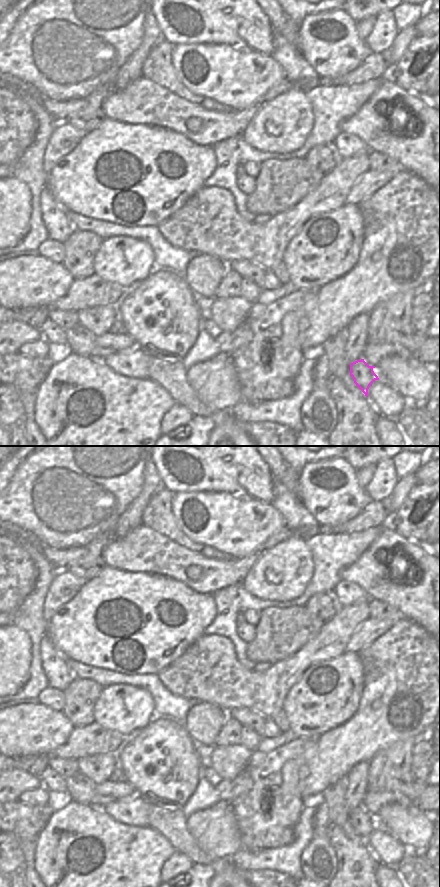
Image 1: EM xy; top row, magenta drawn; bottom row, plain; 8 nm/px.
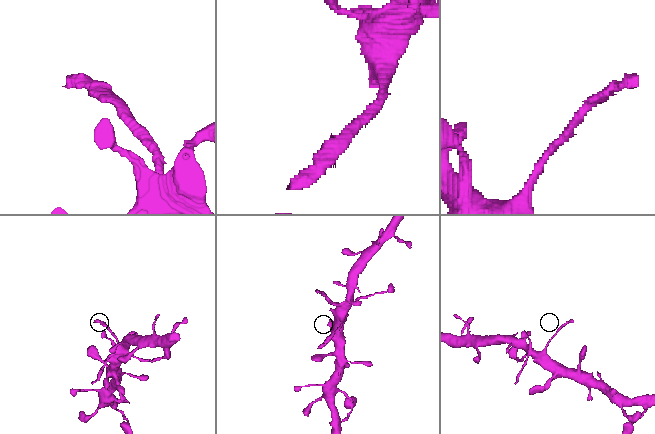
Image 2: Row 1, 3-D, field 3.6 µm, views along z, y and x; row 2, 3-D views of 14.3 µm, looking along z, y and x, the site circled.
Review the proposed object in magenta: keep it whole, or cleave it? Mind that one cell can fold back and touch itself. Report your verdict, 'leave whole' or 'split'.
split

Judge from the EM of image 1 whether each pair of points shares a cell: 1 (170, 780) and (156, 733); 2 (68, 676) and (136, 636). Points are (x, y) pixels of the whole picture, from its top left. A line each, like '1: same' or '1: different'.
1: same
2: different

